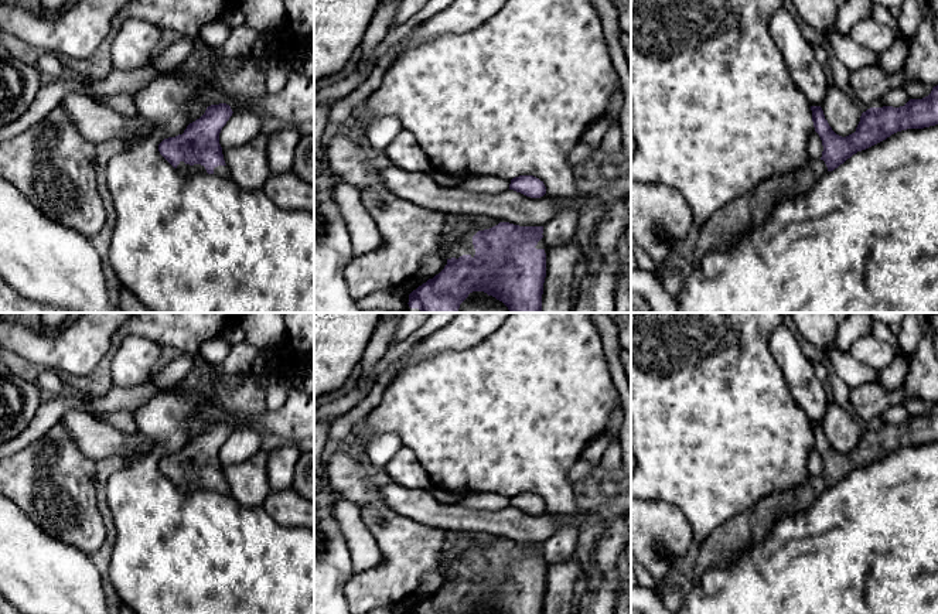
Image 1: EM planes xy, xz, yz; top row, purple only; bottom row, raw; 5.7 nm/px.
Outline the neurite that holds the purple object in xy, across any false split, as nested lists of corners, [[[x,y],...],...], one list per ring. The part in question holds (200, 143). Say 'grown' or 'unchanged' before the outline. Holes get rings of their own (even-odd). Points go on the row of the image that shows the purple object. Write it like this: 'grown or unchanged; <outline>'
grown; [[[226,103],[211,105],[205,113],[190,123],[183,134],[164,139],[158,144],[160,154],[180,173],[191,177],[202,173],[229,178],[219,133],[232,116]]]

